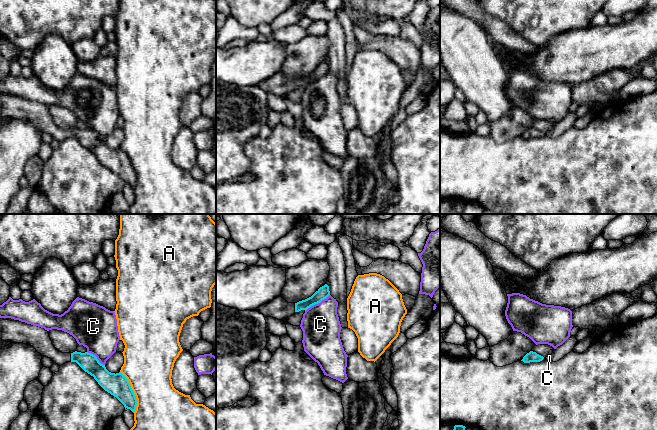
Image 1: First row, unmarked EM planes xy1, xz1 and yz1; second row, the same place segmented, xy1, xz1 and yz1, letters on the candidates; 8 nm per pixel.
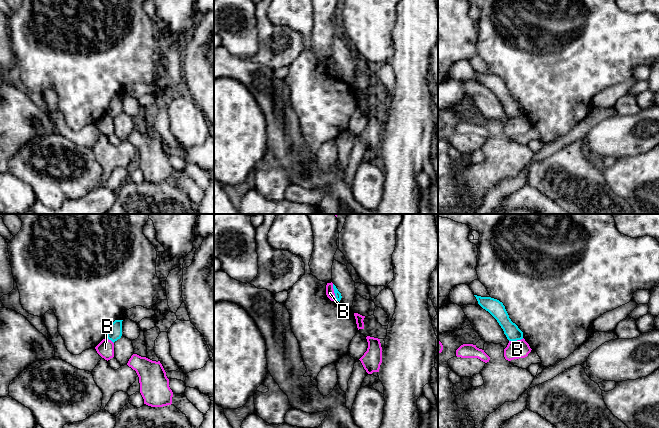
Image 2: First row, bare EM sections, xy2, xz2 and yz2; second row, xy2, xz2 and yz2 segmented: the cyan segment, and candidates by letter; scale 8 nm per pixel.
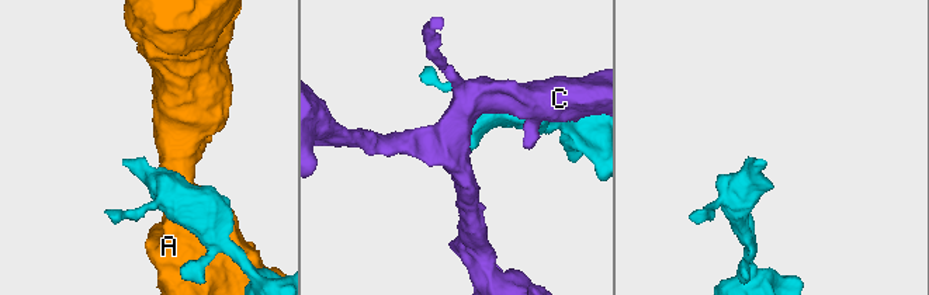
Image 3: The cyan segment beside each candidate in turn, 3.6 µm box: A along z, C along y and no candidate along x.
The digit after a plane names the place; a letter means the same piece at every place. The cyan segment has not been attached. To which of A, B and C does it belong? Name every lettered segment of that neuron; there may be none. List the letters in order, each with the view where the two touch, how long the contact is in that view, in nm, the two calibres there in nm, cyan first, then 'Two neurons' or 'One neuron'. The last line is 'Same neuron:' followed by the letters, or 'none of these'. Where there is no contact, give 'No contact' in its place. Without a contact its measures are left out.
A: Touches cyan in xy1. Shared border 360 nm. Thickness 180 nm (cyan) against 400 nm. Two neurons
B: Touches cyan in xz2. Shared border 140 nm. Thickness 50 nm (cyan) against 70 nm. Two neurons
C: Touches cyan in xz1. Shared border 240 nm. Thickness 100 nm (cyan) against 300 nm. Two neurons
Same neuron: none of these

